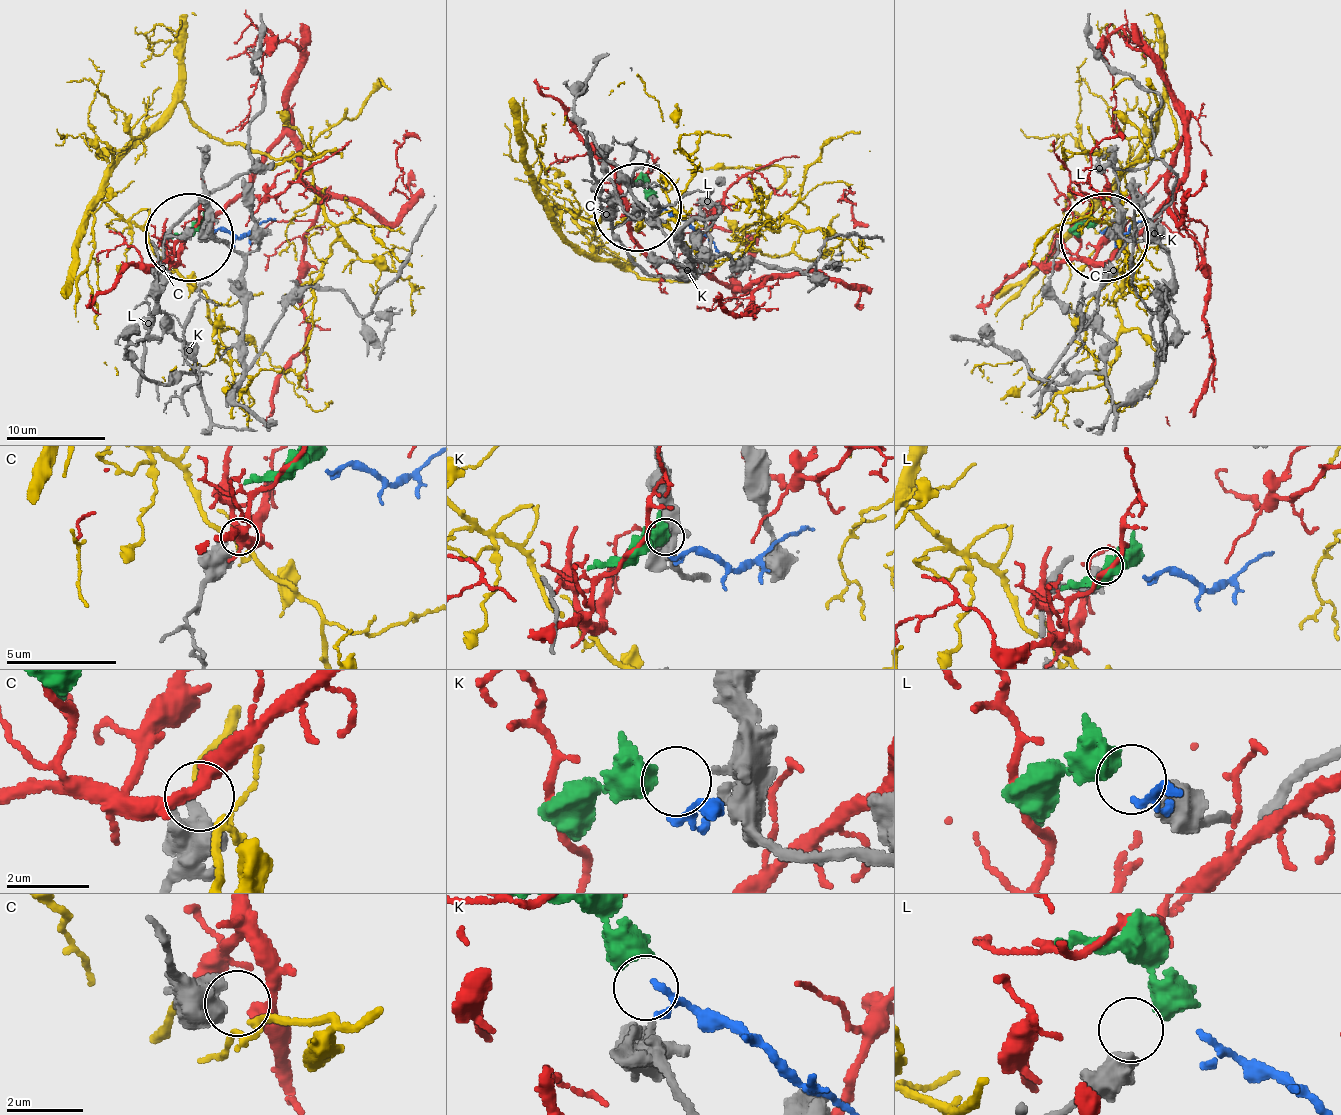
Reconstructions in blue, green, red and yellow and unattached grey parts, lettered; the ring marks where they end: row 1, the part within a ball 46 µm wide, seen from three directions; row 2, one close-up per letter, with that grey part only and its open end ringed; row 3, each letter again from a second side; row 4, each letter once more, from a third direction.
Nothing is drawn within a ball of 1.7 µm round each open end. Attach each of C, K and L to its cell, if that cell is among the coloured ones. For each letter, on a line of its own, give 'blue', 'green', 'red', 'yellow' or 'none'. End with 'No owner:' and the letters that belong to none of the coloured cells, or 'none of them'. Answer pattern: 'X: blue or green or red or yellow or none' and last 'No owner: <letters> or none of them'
C: red
K: green
L: none
No owner: L

